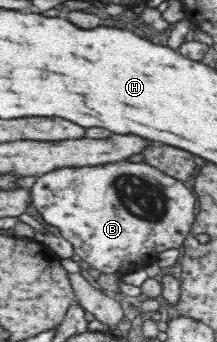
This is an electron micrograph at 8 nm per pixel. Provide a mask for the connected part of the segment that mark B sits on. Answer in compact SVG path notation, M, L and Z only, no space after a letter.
M145 161L58 168L38 176L28 191L40 216L58 228L82 260L109 277L144 269L160 252L178 249L196 216L192 190Z

